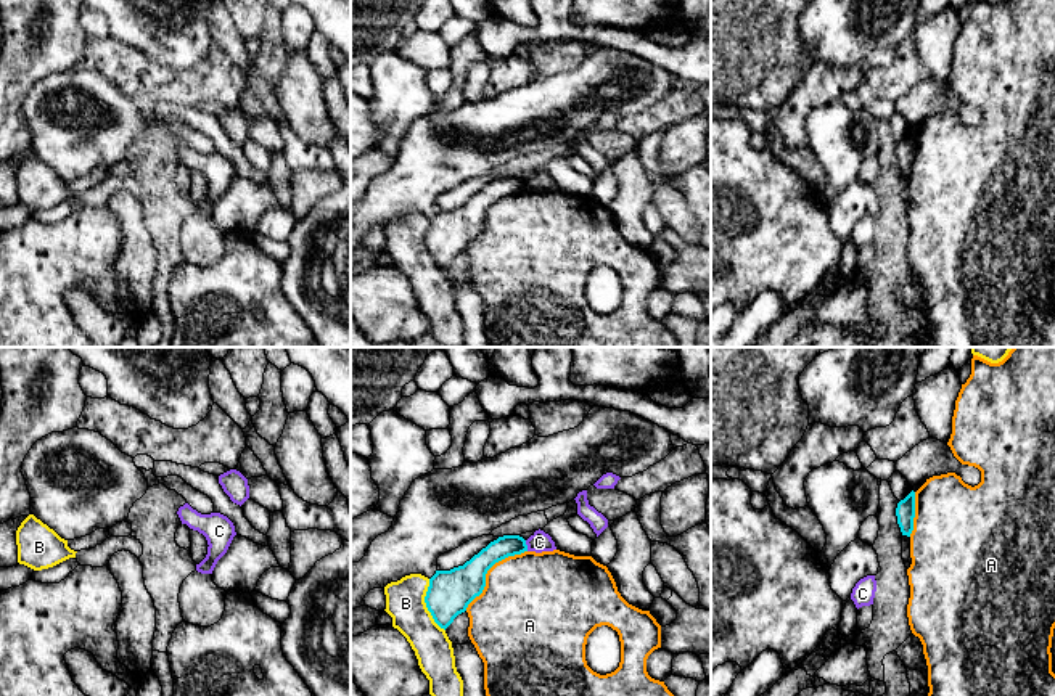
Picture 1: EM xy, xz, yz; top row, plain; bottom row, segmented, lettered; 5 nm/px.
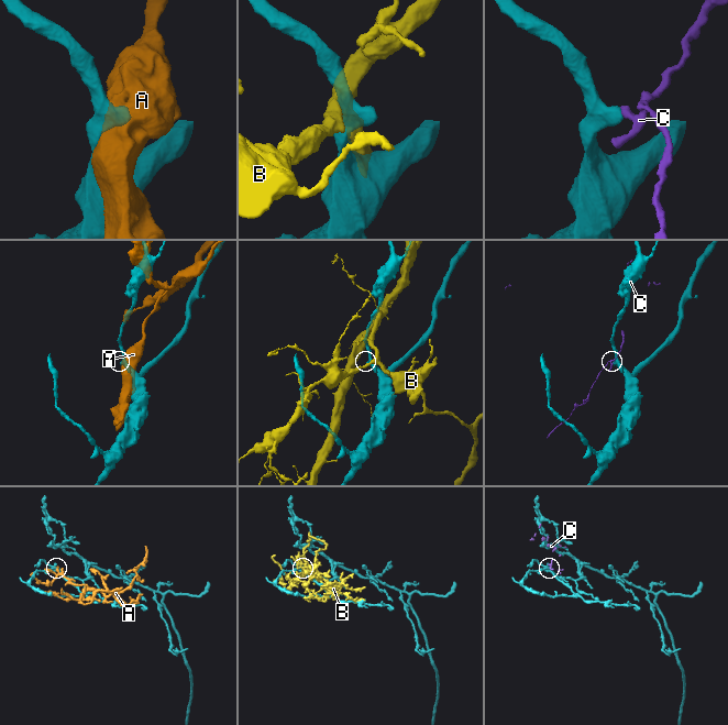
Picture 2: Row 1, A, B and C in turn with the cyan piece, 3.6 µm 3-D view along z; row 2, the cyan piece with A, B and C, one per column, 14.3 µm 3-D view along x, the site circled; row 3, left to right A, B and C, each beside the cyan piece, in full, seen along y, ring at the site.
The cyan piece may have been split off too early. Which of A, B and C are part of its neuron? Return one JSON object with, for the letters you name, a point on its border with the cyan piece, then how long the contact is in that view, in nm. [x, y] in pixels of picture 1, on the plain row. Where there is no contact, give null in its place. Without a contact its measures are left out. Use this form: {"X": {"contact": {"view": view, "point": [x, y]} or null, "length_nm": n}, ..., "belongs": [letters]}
{"belongs": []}

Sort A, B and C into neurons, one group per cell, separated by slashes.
A / B / C

